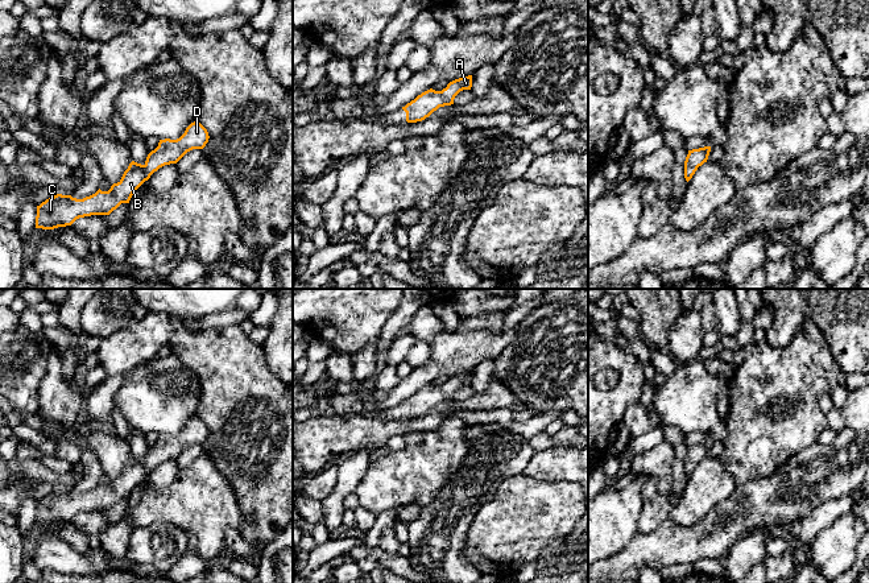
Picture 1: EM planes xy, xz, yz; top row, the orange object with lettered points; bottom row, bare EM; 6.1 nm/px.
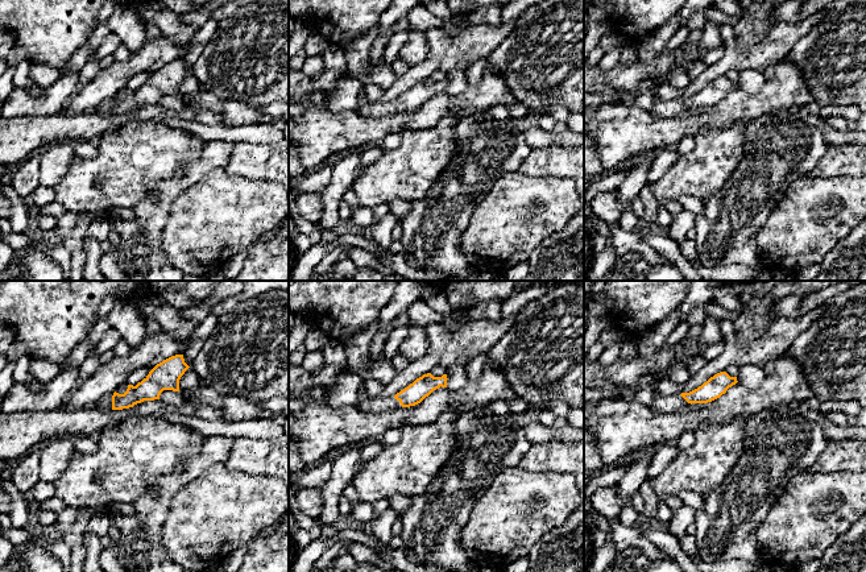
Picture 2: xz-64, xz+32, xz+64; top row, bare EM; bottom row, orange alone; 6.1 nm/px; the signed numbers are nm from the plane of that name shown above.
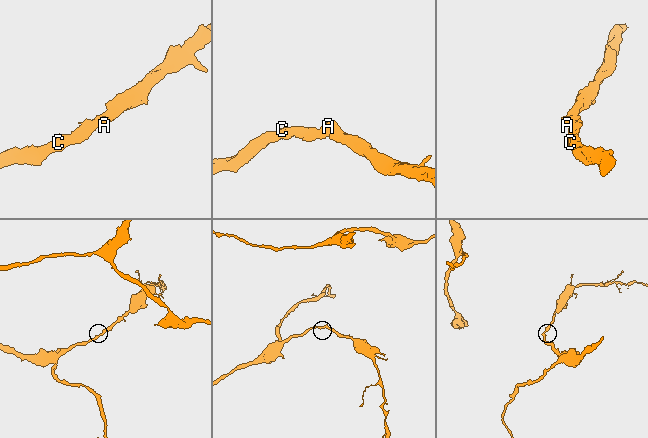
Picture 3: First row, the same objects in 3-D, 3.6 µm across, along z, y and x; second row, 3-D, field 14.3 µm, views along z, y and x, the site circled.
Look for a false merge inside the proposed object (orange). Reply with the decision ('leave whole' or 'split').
leave whole

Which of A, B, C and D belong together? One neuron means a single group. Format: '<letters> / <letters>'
A B C D

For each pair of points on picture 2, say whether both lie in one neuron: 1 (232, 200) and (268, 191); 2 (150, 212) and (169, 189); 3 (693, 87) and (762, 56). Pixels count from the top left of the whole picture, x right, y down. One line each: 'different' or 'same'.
1: same
2: same
3: same

